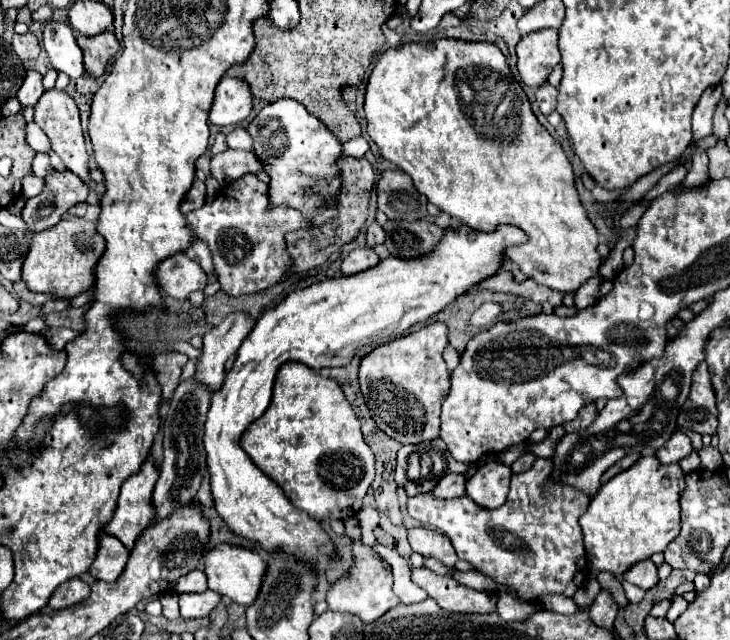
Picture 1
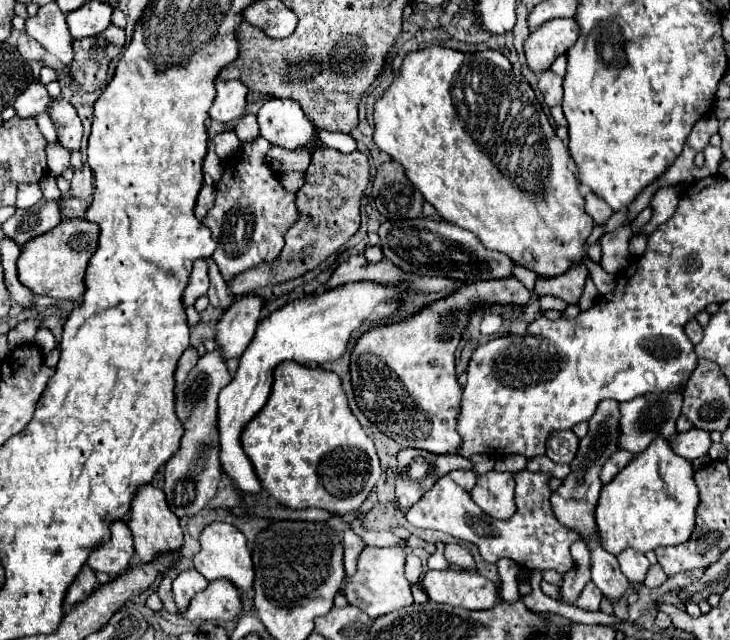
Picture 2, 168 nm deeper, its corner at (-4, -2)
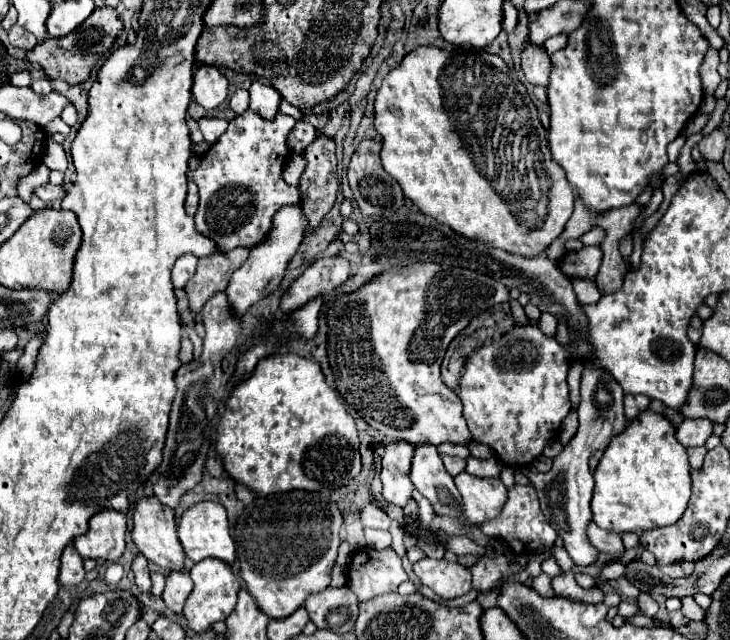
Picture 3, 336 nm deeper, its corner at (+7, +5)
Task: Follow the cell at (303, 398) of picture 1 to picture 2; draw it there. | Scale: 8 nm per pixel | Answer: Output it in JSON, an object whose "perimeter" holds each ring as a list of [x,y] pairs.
{"perimeter":[[[282,362],[276,366],[272,394],[266,406],[250,420],[250,424],[246,424],[242,432],[242,448],[254,464],[262,488],[294,510],[320,508],[336,518],[346,518],[360,508],[380,478],[380,462],[374,442],[352,414],[338,374],[322,368],[308,368],[298,362]]]}

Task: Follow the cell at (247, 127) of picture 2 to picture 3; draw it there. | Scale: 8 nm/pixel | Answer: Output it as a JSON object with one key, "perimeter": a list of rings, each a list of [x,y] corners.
{"perimeter":[[[237,89],[237,91],[233,93],[229,105],[231,105],[231,109],[233,109],[237,115],[245,113],[245,111],[249,109],[249,93],[247,93],[247,89]]]}

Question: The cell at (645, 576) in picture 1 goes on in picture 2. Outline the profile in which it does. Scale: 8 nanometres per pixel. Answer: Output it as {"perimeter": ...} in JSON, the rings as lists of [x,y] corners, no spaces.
{"perimeter":[[[632,550],[622,552],[622,554],[618,556],[618,564],[620,564],[622,574],[624,574],[630,582],[638,582],[638,584],[644,582],[646,574],[648,574],[648,570],[650,570],[648,558],[646,558],[644,554],[632,552]]]}

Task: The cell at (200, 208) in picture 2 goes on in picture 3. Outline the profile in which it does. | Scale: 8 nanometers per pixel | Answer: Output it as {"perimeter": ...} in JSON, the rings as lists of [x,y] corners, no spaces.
{"perimeter":[[[189,181],[189,191],[187,191],[187,199],[185,199],[185,213],[187,215],[195,215],[197,211],[197,203],[199,203],[199,193],[197,193],[197,185],[193,181]]]}

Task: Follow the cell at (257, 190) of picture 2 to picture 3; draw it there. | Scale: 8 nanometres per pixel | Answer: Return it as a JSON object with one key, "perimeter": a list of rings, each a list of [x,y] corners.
{"perimeter":[[[247,109],[243,115],[229,121],[227,131],[203,155],[199,167],[187,171],[187,179],[197,183],[201,197],[195,227],[205,237],[213,239],[221,253],[235,247],[253,247],[271,229],[275,211],[299,201],[299,189],[287,185],[281,177],[289,157],[287,135],[293,125],[295,119],[289,115],[277,113],[273,121],[265,121]]]}

